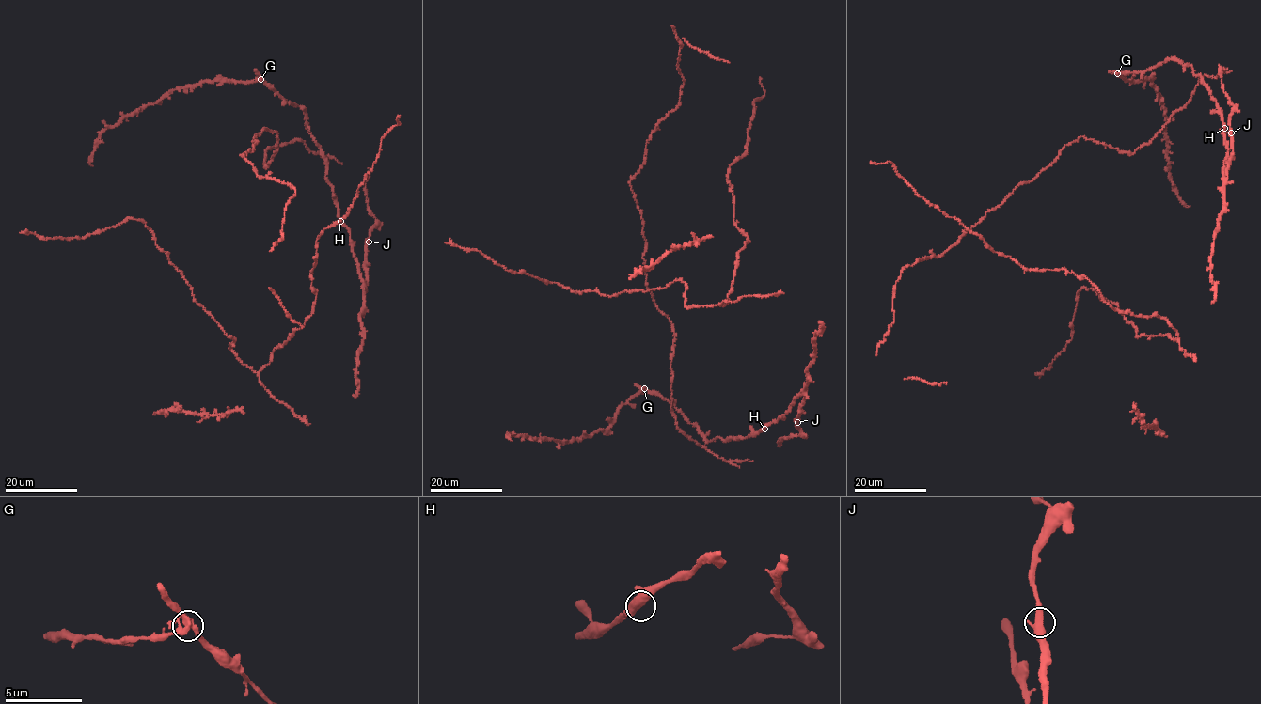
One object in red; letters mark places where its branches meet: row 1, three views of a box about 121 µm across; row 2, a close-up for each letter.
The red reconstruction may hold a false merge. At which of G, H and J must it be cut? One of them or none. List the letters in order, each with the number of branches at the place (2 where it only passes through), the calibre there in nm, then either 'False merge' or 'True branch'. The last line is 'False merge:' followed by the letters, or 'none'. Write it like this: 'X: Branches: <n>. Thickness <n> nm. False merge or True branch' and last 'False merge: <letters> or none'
G: Branches: 4. Thickness 360 nm. False merge
H: Branches: 3. Thickness 440 nm. True branch
J: Branches: 3. Thickness 400 nm. True branch
False merge: G

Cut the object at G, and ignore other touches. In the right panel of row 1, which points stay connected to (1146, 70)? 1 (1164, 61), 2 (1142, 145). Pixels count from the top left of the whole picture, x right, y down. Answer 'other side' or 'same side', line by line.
1: same side
2: same side

